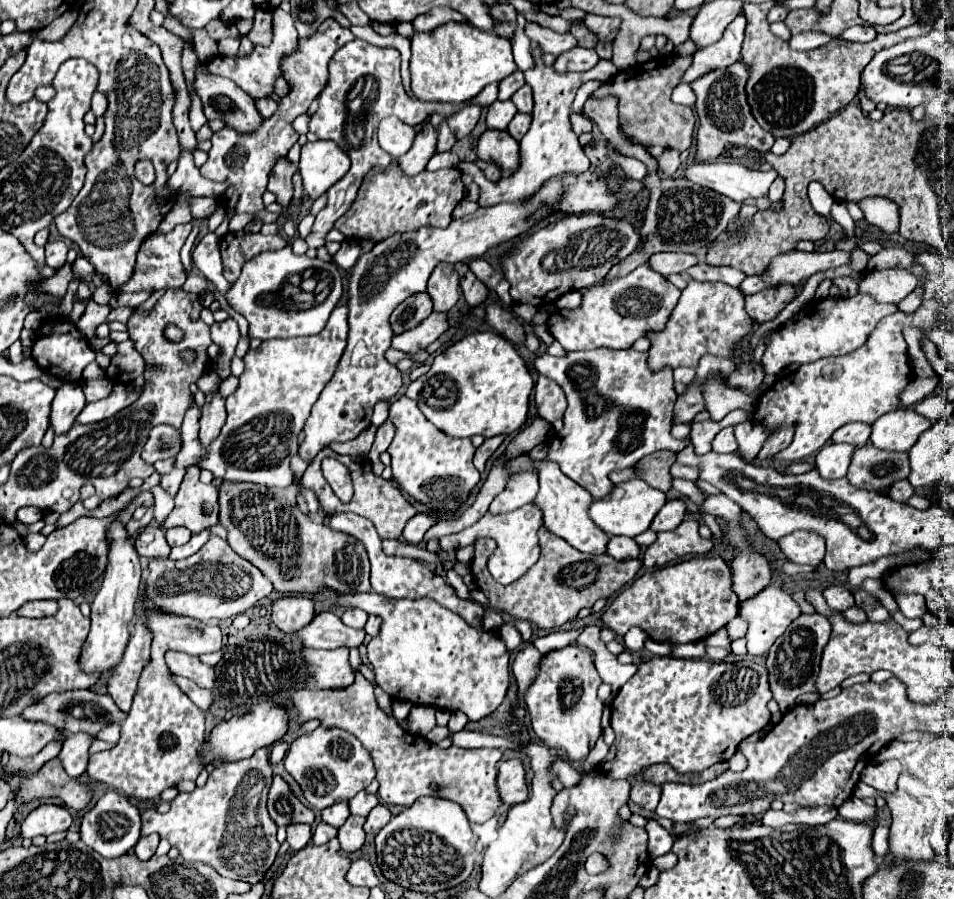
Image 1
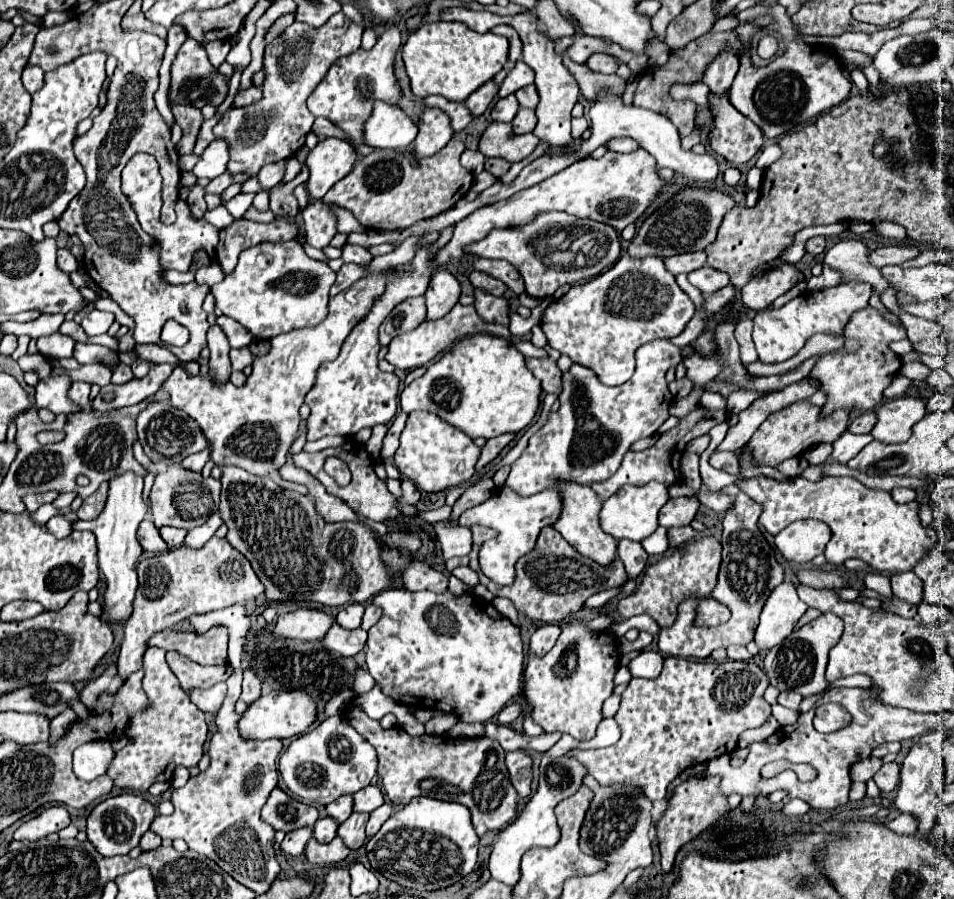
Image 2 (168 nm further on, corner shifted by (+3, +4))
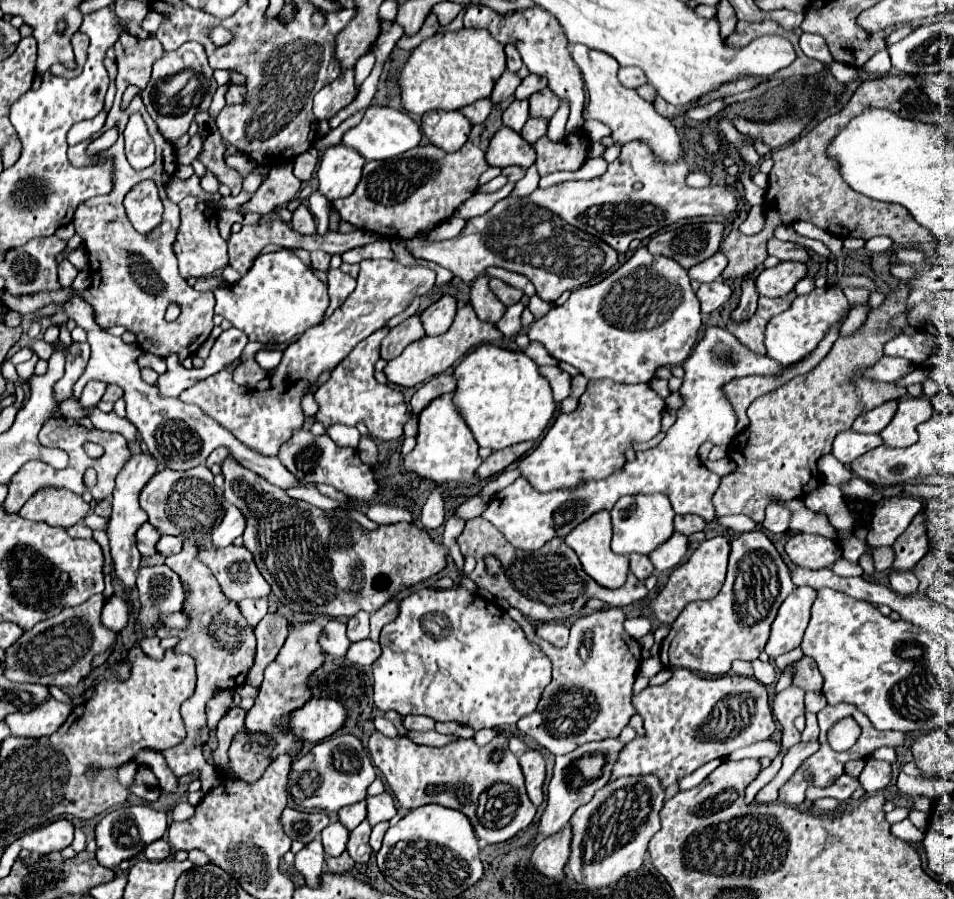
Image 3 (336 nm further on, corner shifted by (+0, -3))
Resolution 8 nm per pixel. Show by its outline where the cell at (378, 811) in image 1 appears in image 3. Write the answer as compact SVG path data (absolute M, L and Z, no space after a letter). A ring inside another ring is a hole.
M378 823L376 827L372 827L372 835L370 835L370 845L372 845L374 853L376 853L376 851L380 851L380 847L382 847L382 837L384 837L386 829L388 829L388 823Z

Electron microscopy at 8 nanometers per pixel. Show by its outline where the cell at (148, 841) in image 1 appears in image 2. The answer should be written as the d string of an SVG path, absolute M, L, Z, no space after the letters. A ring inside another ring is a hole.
M149 830L147 834L143 834L143 836L141 836L141 842L139 842L141 850L153 850L153 848L157 848L159 844L161 844L161 838L159 838L157 834L153 834L151 830Z

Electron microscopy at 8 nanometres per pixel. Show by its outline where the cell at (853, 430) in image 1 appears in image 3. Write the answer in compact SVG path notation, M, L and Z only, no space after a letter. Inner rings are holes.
M888 401L886 405L878 405L876 409L860 415L854 421L852 429L860 431L860 433L880 433L892 421L896 407L898 407L898 401Z

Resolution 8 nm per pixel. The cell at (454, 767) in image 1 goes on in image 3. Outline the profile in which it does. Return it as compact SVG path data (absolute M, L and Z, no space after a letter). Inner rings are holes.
M376 731L368 739L368 751L374 765L384 773L394 797L404 809L438 803L442 807L462 811L476 829L478 839L484 839L488 843L502 843L512 839L518 831L526 829L536 815L536 807L526 795L524 773L520 769L518 757L508 749L508 739L510 735L502 731L484 747L478 747L472 739L458 739L444 747L426 747L412 743L402 735L398 735L396 739L388 739ZM494 789L500 789L502 793L496 797L490 795ZM484 793L488 795L488 801L484 805L480 823L476 809L480 795Z

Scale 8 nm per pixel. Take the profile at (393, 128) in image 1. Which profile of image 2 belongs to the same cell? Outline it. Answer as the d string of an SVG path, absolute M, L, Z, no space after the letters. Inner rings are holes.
M377 102L365 124L365 144L375 148L409 148L417 136L417 126L399 108Z

